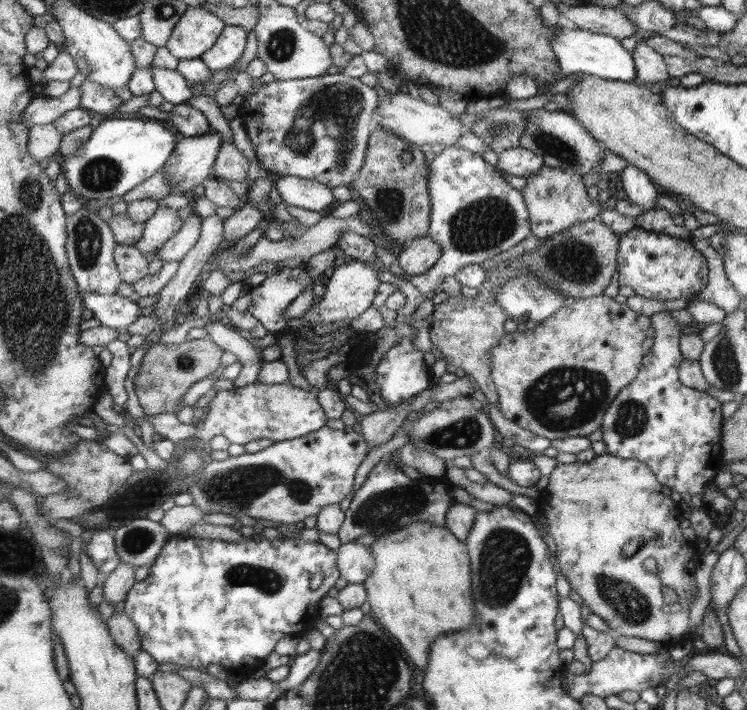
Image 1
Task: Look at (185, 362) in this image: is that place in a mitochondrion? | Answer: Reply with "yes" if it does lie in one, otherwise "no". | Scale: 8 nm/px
yes

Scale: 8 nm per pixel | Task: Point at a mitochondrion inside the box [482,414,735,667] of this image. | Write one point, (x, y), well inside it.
(633, 608)

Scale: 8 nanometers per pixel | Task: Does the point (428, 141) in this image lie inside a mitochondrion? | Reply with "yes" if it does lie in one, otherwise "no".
no

